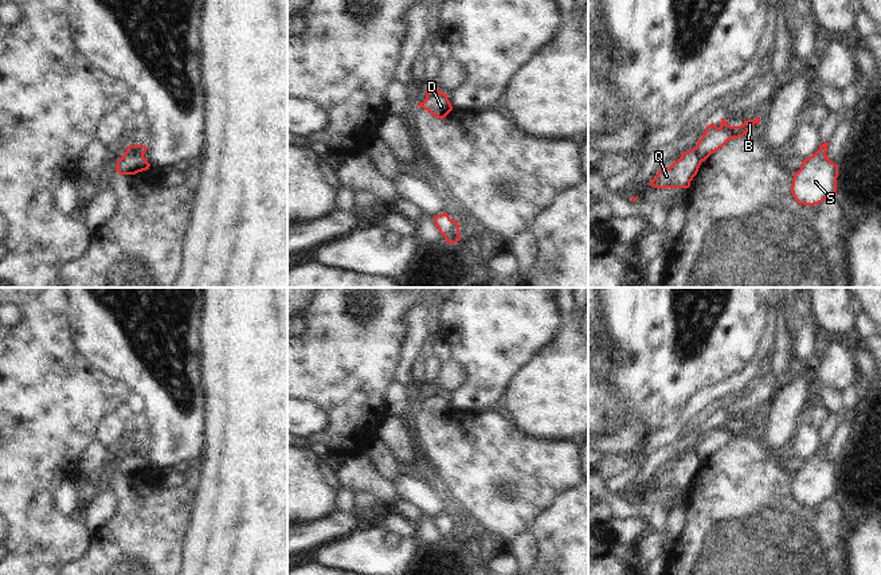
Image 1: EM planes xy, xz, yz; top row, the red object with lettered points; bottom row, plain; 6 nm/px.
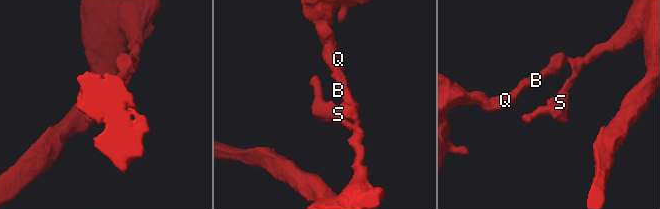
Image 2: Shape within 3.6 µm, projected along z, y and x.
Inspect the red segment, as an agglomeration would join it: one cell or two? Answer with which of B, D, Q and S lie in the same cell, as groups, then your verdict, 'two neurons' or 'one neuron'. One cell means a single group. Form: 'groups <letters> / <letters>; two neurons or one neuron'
groups B D S / Q; two neurons

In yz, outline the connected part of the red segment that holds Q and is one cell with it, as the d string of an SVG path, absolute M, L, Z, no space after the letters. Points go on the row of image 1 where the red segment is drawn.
M694 148L686 150L669 168L659 169L649 185L654 188L689 188L690 181L697 175L701 163L702 161Z

